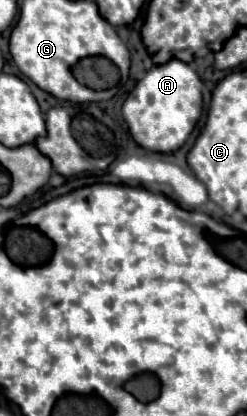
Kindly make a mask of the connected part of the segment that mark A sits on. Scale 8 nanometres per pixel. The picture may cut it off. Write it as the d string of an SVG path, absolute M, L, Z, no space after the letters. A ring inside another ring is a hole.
M171 59L147 71L147 75L135 85L123 103L123 117L133 139L147 151L171 153L179 149L187 141L201 115L201 87L203 83L199 75L179 59Z

